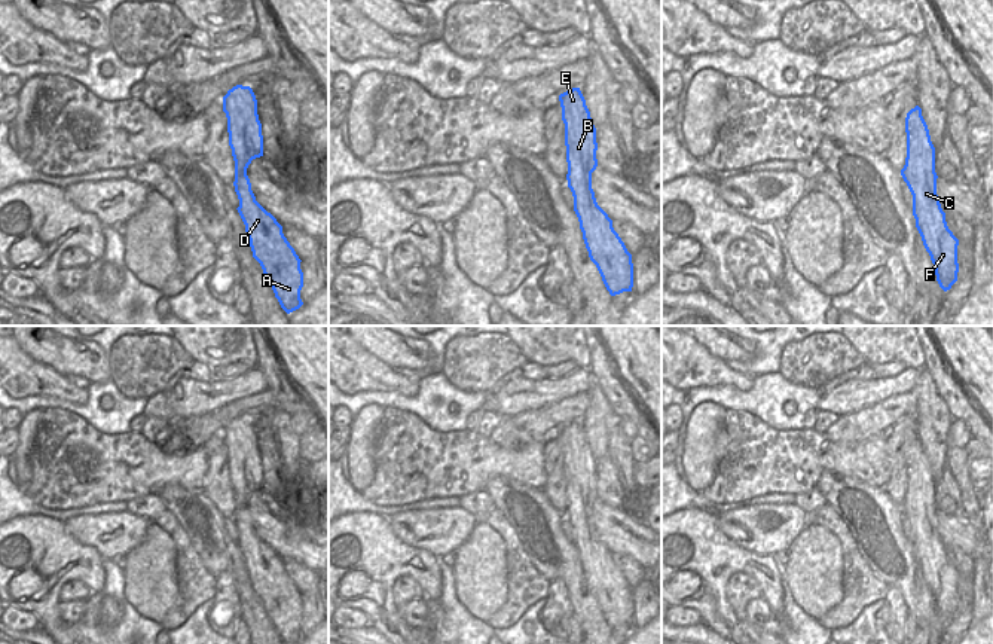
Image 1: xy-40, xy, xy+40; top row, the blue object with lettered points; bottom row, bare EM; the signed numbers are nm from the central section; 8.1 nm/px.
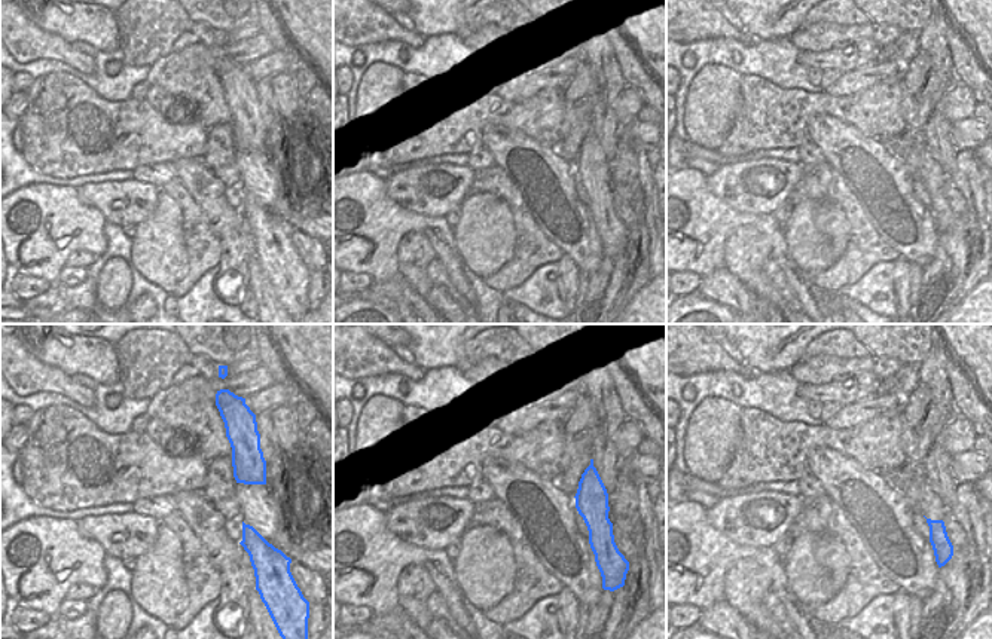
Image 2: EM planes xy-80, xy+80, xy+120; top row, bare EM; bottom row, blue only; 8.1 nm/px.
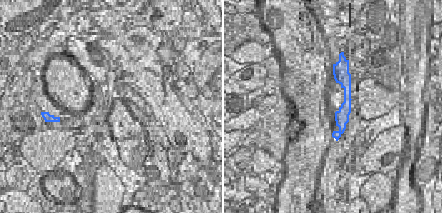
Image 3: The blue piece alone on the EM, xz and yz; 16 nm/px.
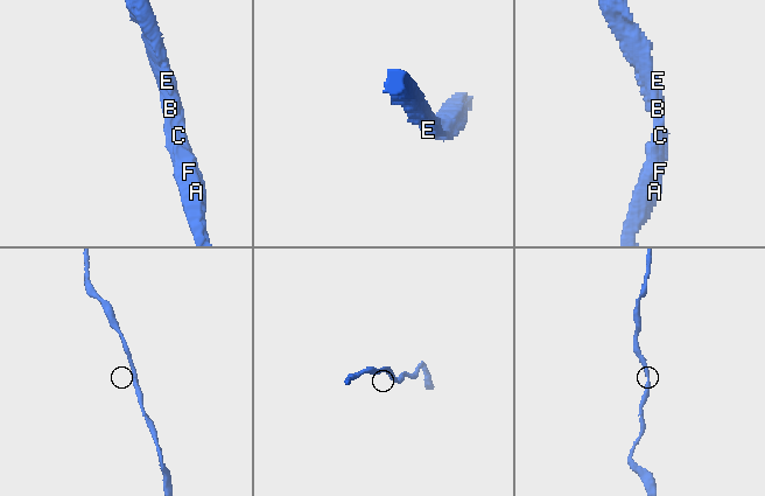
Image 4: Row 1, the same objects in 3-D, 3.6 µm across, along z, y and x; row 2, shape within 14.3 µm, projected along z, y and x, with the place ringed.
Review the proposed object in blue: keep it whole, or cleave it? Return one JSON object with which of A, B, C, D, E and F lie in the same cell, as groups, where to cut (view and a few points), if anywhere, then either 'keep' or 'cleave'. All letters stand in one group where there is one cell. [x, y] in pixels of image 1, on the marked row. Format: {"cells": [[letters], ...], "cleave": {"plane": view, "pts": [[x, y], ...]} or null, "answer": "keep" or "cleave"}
{"cells": [["A", "B", "C", "D", "E", "F"]], "cleave": null, "answer": "keep"}

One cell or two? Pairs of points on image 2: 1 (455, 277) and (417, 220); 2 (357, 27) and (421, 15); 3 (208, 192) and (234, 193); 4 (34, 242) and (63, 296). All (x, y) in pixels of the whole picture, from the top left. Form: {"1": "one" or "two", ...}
{"1": "one", "2": "two", "3": "two", "4": "two"}

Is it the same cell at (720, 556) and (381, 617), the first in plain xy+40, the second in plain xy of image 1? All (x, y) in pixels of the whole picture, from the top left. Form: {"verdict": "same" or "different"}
{"verdict": "same"}

